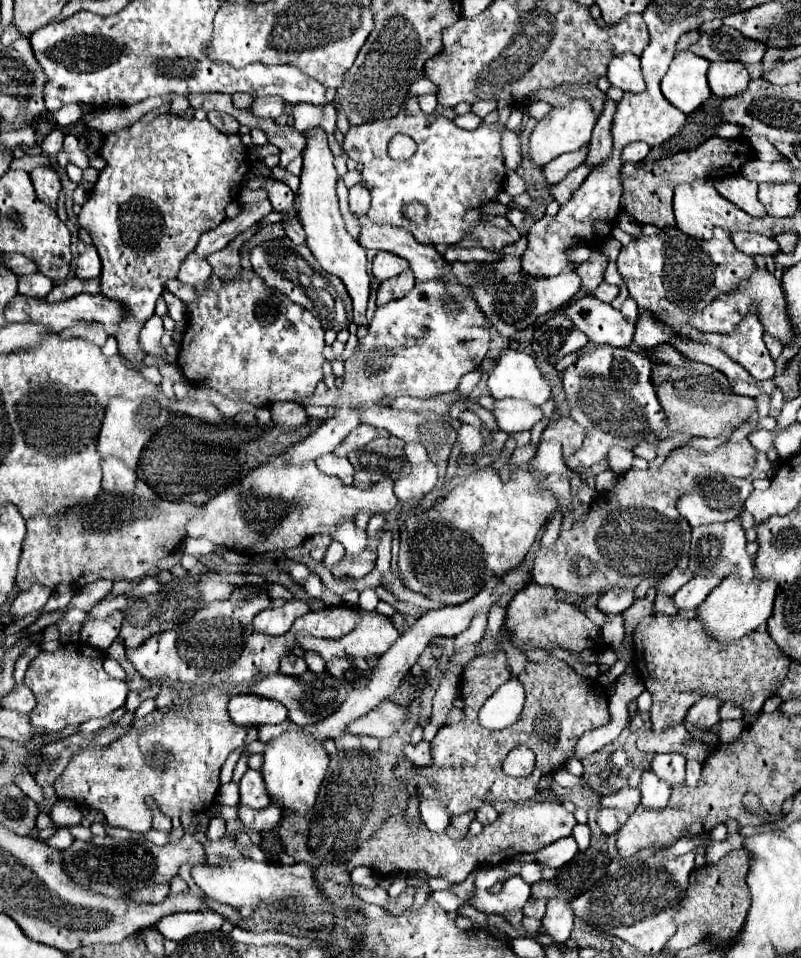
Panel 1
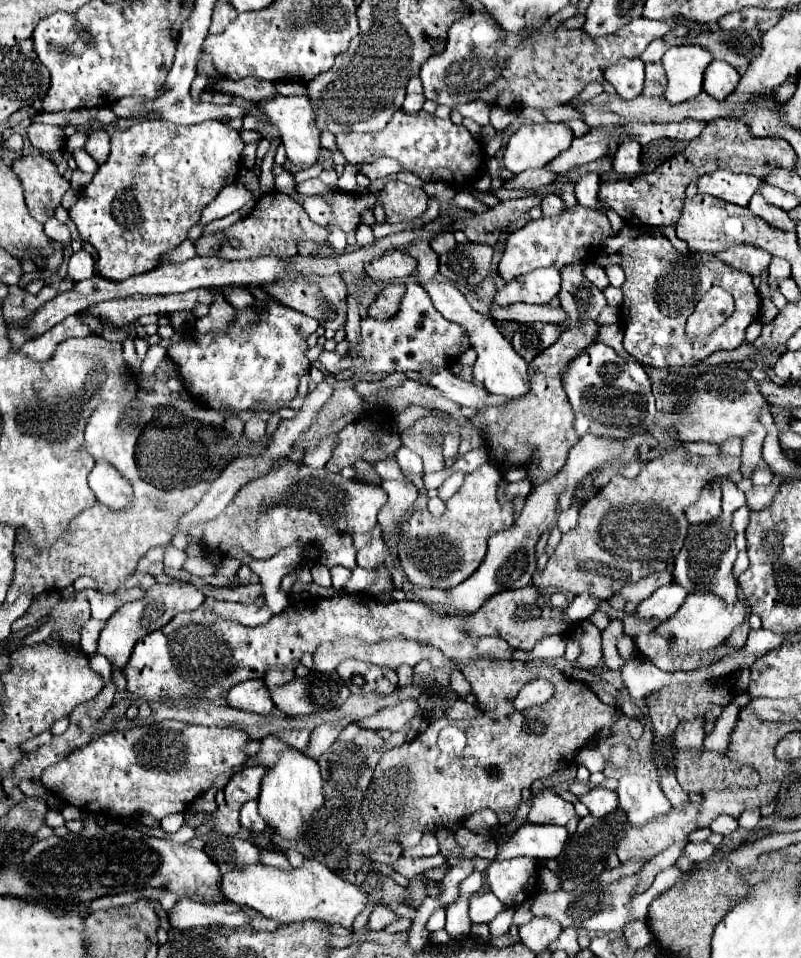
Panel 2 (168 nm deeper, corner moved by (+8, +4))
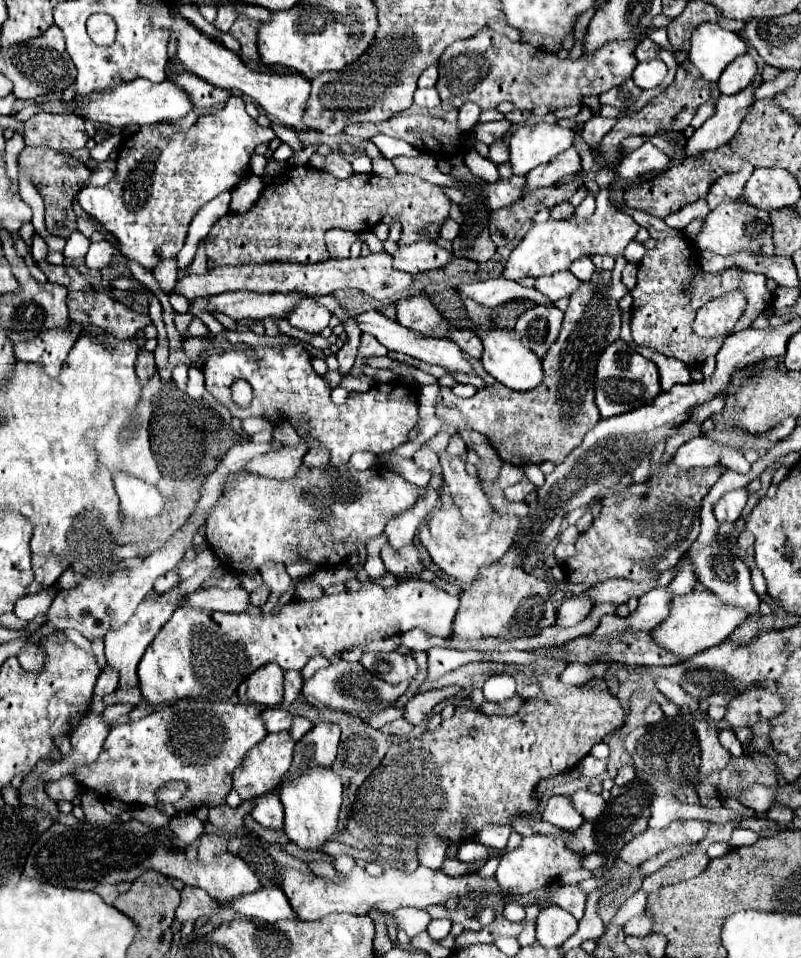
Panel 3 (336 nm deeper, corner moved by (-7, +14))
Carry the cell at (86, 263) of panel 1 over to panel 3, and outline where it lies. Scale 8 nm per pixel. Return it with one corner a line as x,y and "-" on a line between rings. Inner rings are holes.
101,241
101,243
91,243
87,255
85,255
85,265
91,269
103,269
107,265
111,265
113,259
113,245
109,241

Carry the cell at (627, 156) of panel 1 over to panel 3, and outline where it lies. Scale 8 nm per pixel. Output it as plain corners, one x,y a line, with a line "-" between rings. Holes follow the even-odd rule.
647,139
639,149
623,157
617,173
627,181
637,181
643,175
665,171
667,165
669,165
669,157

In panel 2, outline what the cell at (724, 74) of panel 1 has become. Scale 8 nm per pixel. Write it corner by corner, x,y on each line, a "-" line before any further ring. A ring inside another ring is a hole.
712,61
704,73
704,91
718,101
724,101
738,85
738,71
726,61

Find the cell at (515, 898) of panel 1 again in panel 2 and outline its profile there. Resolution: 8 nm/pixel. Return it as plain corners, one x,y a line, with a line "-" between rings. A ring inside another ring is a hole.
532,857
492,861
486,869
486,885
504,905
522,905
538,889
538,861

